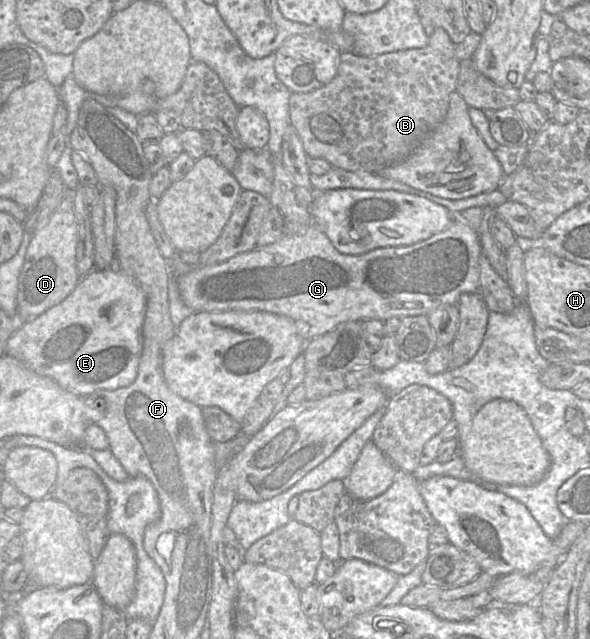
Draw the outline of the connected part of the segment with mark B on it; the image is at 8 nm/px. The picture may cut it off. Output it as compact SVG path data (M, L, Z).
M437 28L428 45L424 48L400 50L378 56L366 57L354 52L342 52L338 72L335 78L328 84L314 91L299 93L291 92L289 98L289 114L291 125L295 128L299 135L303 148L309 157L323 158L333 167L341 168L347 171L357 172L374 172L378 173L386 167L399 163L408 158L423 139L436 129L445 119L451 93L456 91L457 79L460 70L460 61L454 53L454 43L451 41L448 33L443 28Z

